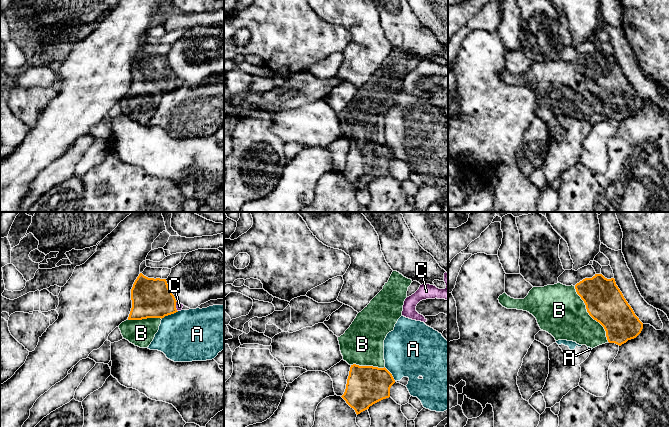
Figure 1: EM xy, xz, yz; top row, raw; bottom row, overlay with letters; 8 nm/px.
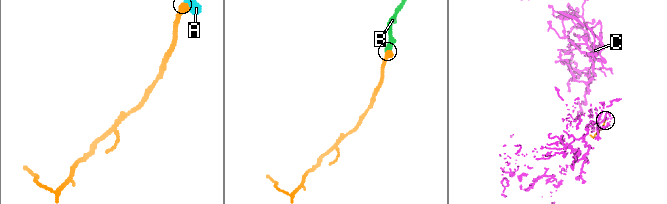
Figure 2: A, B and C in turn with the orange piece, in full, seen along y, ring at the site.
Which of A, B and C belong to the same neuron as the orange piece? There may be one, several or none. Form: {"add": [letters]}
{"add": ["B"]}

